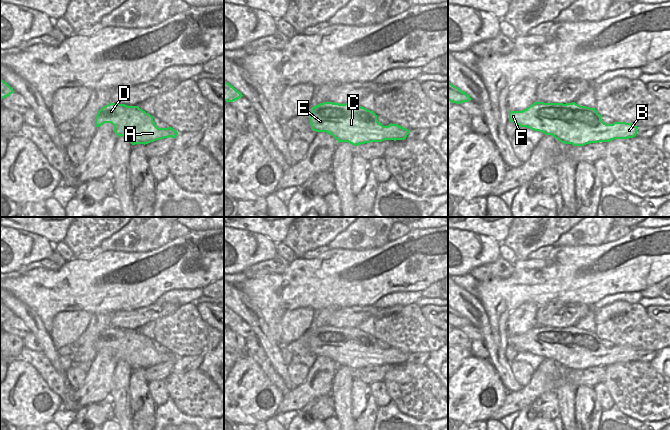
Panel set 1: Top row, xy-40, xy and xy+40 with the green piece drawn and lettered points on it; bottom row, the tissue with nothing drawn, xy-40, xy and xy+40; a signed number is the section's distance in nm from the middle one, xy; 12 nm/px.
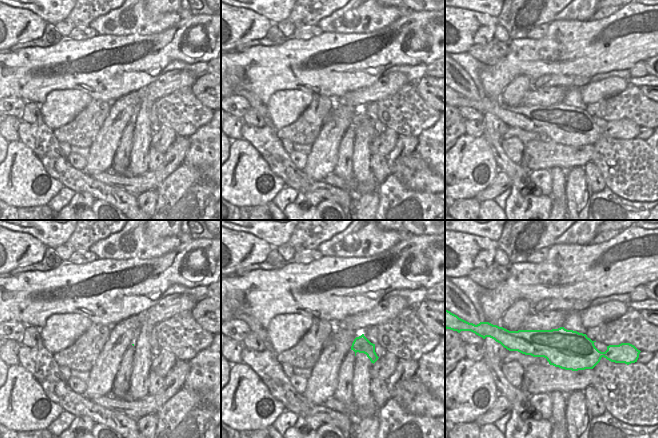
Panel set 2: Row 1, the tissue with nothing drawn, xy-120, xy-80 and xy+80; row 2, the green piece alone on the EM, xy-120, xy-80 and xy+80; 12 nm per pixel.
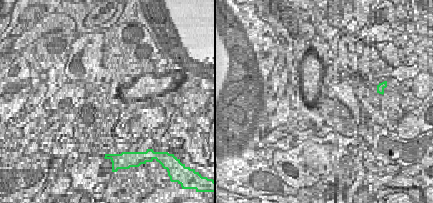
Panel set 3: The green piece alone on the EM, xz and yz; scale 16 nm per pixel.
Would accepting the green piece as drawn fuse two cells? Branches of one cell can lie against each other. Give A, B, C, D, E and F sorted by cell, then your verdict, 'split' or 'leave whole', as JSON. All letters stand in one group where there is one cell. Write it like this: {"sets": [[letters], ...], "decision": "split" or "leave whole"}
{"sets": [["A", "B", "C", "D", "E", "F"]], "decision": "leave whole"}

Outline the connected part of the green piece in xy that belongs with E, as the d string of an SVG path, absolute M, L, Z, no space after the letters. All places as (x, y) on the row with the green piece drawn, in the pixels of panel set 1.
M323 102L311 108L311 129L326 132L338 143L348 142L353 146L384 140L404 140L410 130L397 124L383 126L377 115L357 103Z

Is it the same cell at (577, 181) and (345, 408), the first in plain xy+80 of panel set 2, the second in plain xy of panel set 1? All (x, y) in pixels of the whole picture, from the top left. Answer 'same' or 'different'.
different

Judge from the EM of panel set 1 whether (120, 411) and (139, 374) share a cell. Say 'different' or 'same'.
different

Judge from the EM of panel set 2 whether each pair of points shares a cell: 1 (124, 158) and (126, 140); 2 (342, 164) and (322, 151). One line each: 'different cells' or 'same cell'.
1: same cell
2: different cells

